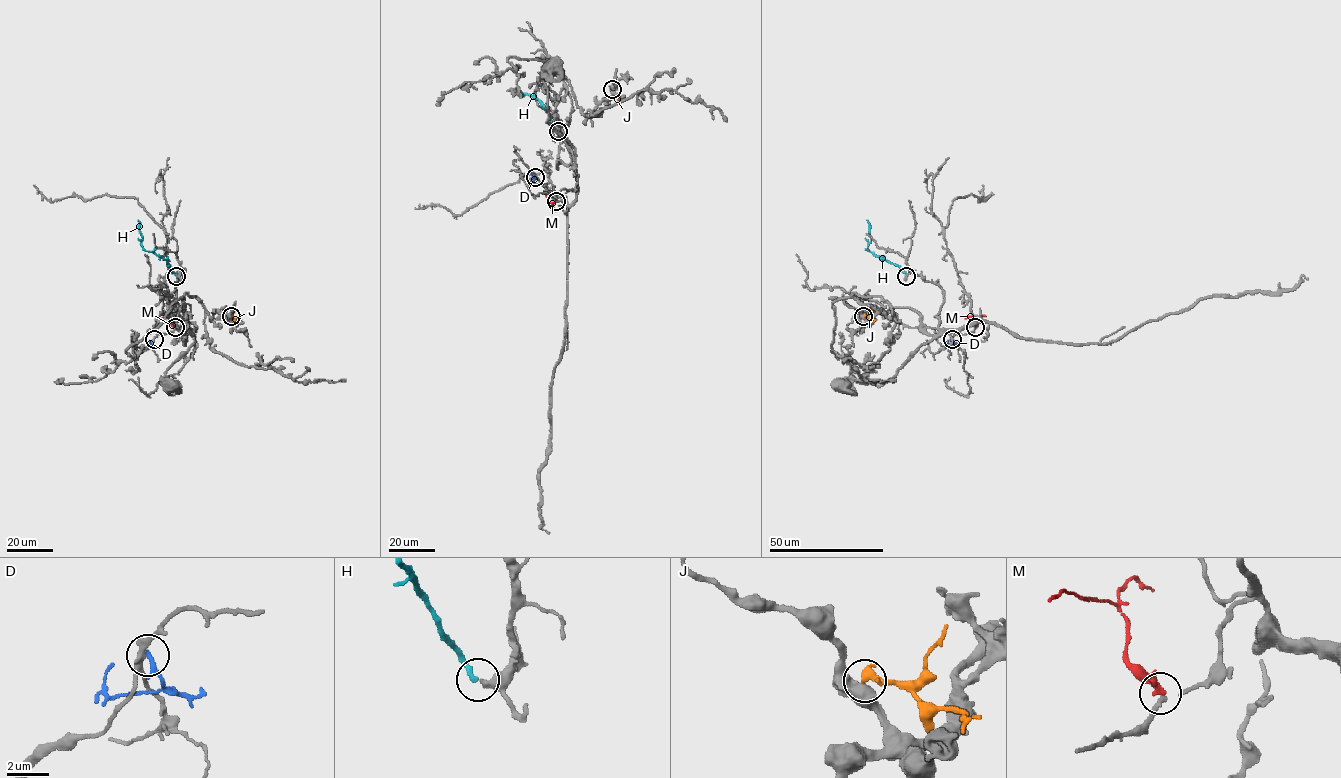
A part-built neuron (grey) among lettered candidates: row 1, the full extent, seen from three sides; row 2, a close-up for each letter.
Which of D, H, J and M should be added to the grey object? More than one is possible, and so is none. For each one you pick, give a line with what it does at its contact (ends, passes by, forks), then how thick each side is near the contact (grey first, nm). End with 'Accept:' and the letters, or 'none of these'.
H: it ends; calibres 400 and 240 nm
M: it ends; calibres 170 and 280 nm
Accept: H, M

